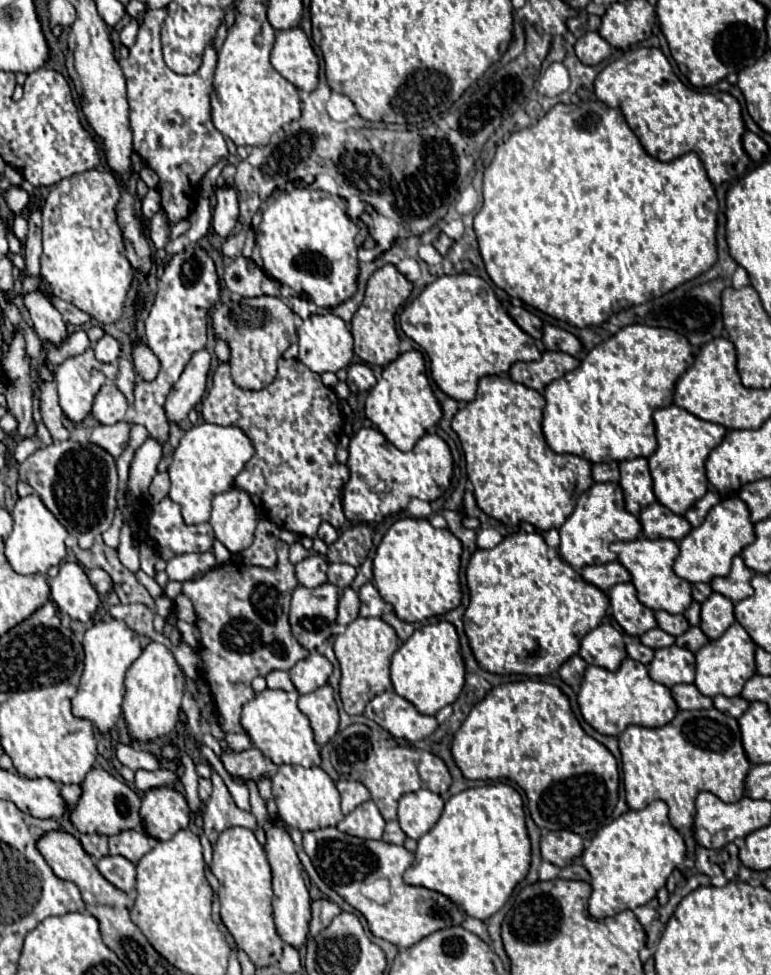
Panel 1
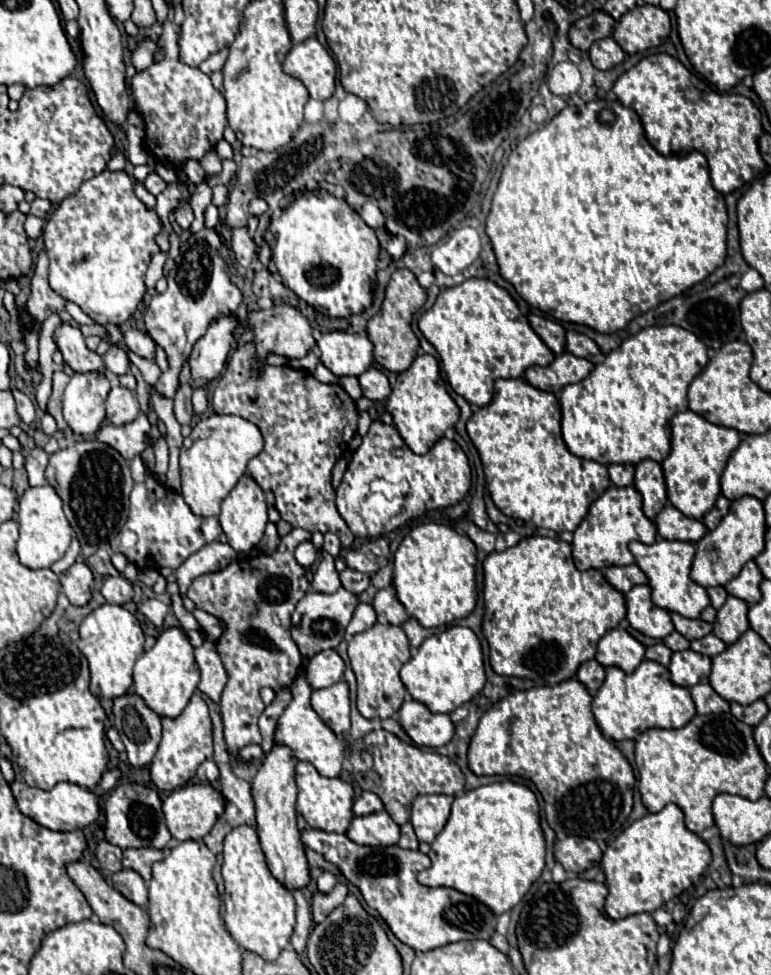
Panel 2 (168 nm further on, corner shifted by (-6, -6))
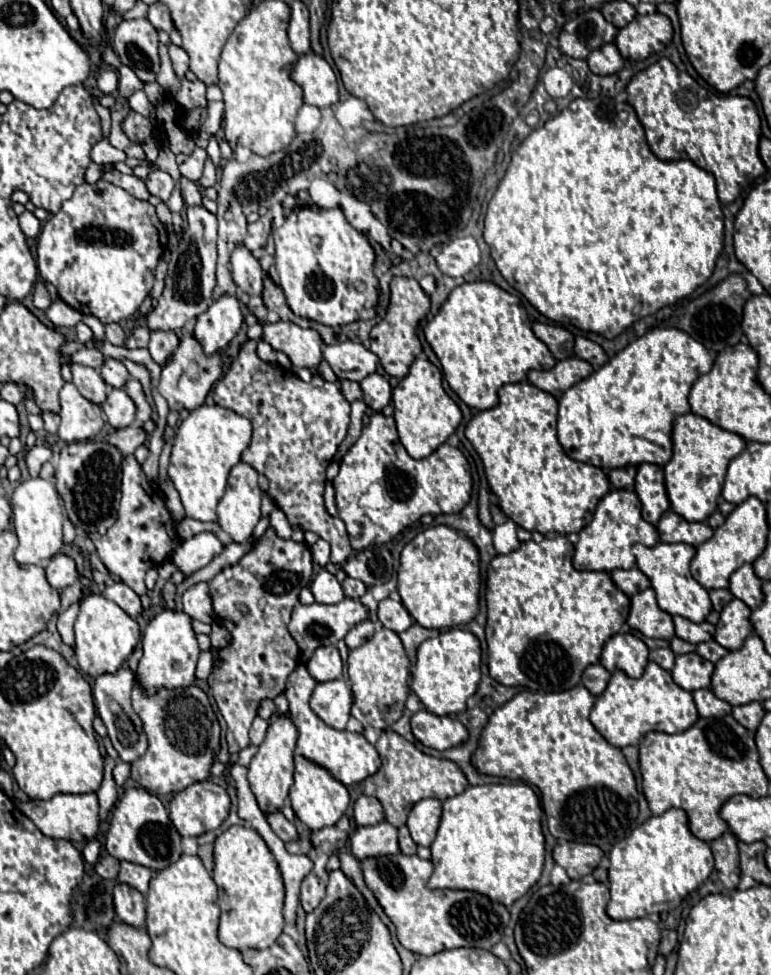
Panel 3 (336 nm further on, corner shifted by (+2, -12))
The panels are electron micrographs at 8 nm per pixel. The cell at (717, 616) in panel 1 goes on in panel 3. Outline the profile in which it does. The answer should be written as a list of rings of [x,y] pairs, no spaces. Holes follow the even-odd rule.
[[[733,599],[721,611],[715,641],[729,651],[739,649],[747,639],[747,635],[753,633],[749,617],[751,617],[751,609],[741,599]]]

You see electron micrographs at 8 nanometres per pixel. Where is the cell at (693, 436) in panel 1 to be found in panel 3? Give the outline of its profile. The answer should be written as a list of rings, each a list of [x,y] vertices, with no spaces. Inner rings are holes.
[[[687,413],[673,425],[673,457],[665,465],[665,485],[671,509],[687,521],[705,521],[717,509],[727,465],[747,447],[747,441],[731,431],[713,425],[709,419]]]

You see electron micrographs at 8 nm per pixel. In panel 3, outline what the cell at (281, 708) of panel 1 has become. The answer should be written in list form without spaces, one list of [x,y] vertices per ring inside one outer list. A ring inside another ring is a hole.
[[[299,663],[295,667],[295,671],[289,675],[287,679],[287,689],[285,695],[289,699],[289,715],[293,717],[297,731],[299,731],[299,739],[297,739],[297,755],[303,755],[319,765],[323,765],[325,769],[331,771],[333,777],[337,777],[341,783],[345,785],[353,785],[353,783],[361,783],[367,777],[375,775],[375,771],[379,771],[381,767],[381,759],[377,749],[365,739],[363,733],[349,733],[349,731],[339,731],[333,727],[327,727],[327,723],[323,723],[323,719],[319,719],[315,715],[315,711],[311,711],[309,707],[309,699],[311,693],[315,689],[317,681],[309,675],[309,671],[305,669],[303,663]]]

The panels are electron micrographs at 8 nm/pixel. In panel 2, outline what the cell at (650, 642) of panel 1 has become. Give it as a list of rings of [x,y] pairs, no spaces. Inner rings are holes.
[[[673,631],[671,635],[667,635],[667,637],[663,639],[663,643],[665,643],[671,651],[683,651],[683,649],[689,647],[689,641],[687,641],[681,633],[677,633],[677,631]]]

